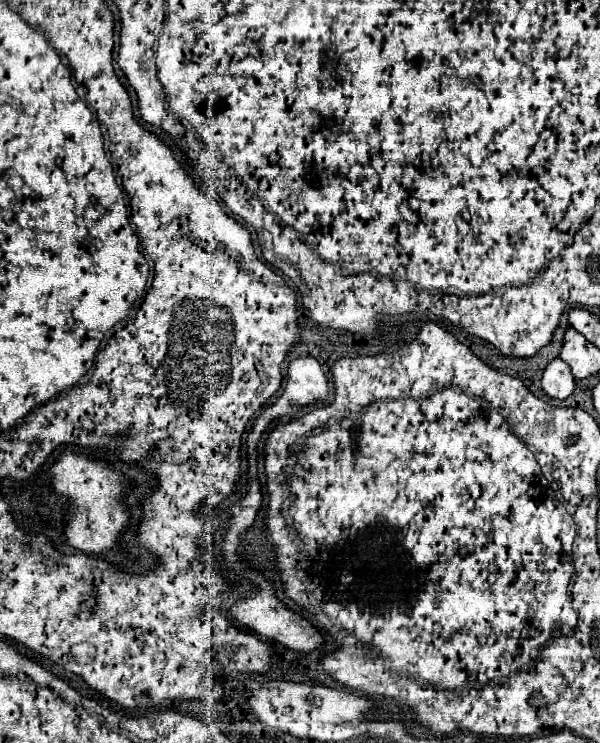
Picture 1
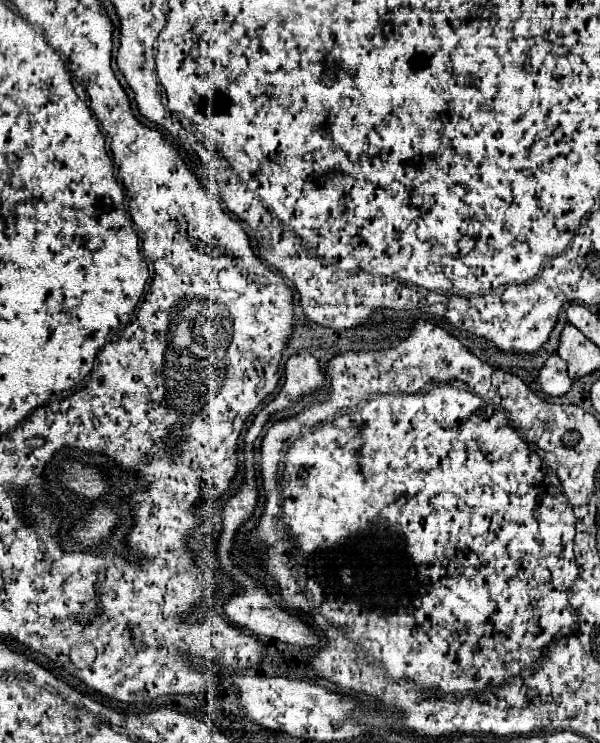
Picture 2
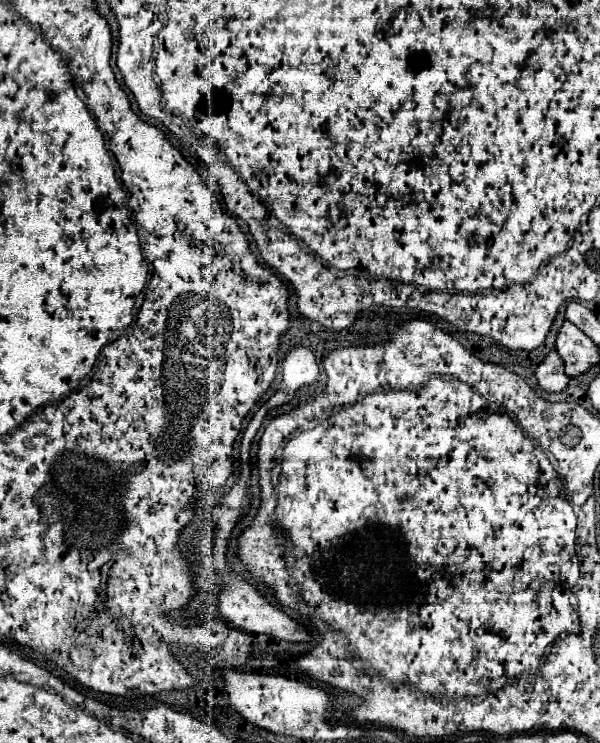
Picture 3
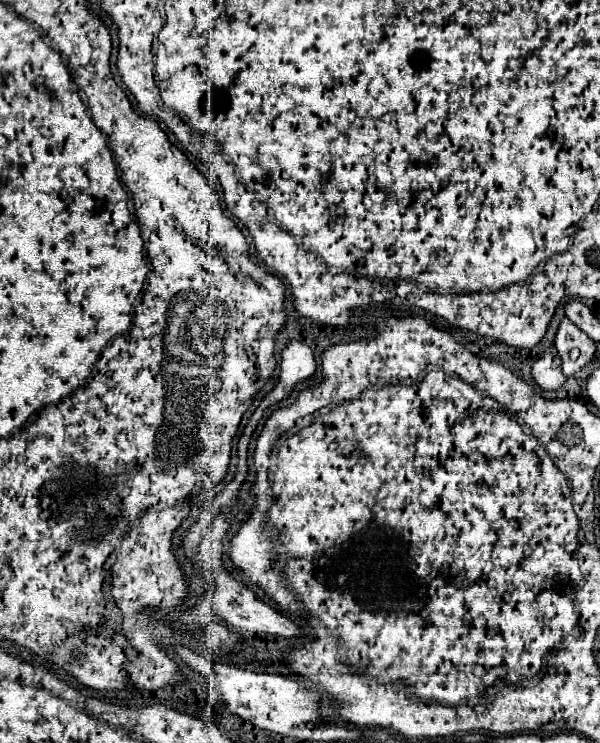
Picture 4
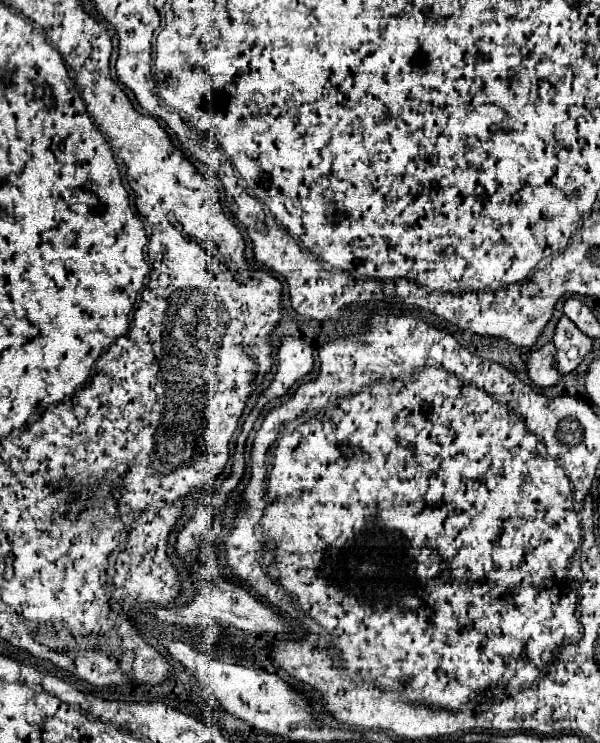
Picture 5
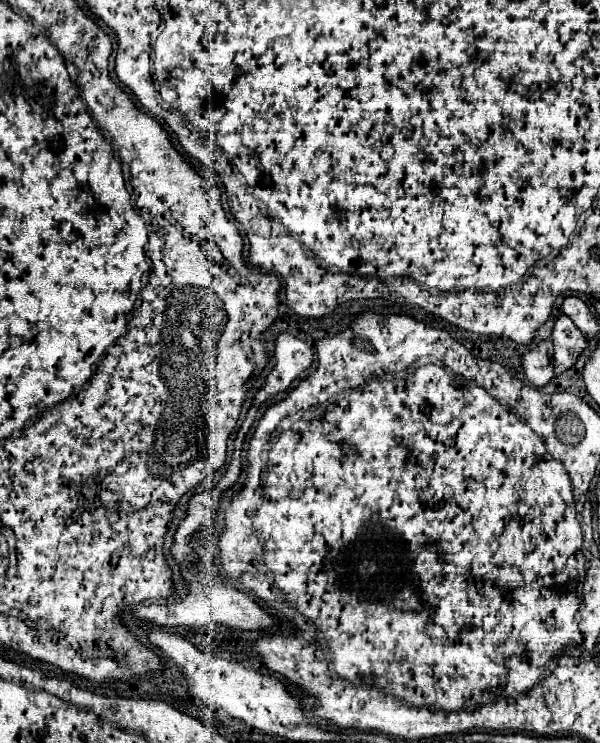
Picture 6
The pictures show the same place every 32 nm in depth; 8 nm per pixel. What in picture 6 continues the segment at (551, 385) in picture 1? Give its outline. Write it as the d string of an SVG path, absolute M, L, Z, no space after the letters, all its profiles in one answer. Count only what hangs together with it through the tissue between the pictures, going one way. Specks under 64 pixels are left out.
M546 340L546 342L540 342L536 348L532 348L530 352L526 352L522 356L524 374L534 386L546 386L556 378L554 366L550 364L552 362L552 352L554 352L552 342Z

